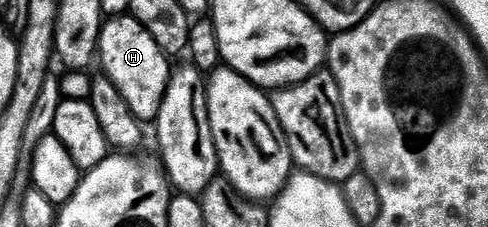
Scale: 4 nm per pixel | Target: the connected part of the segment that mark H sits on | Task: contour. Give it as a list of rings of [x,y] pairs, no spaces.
[[[112,16],[103,23],[98,62],[104,65],[103,73],[118,88],[118,92],[122,92],[122,100],[130,104],[130,112],[134,112],[141,123],[148,124],[159,118],[168,91],[168,80],[174,70],[168,67],[169,56],[138,19],[133,16]]]

